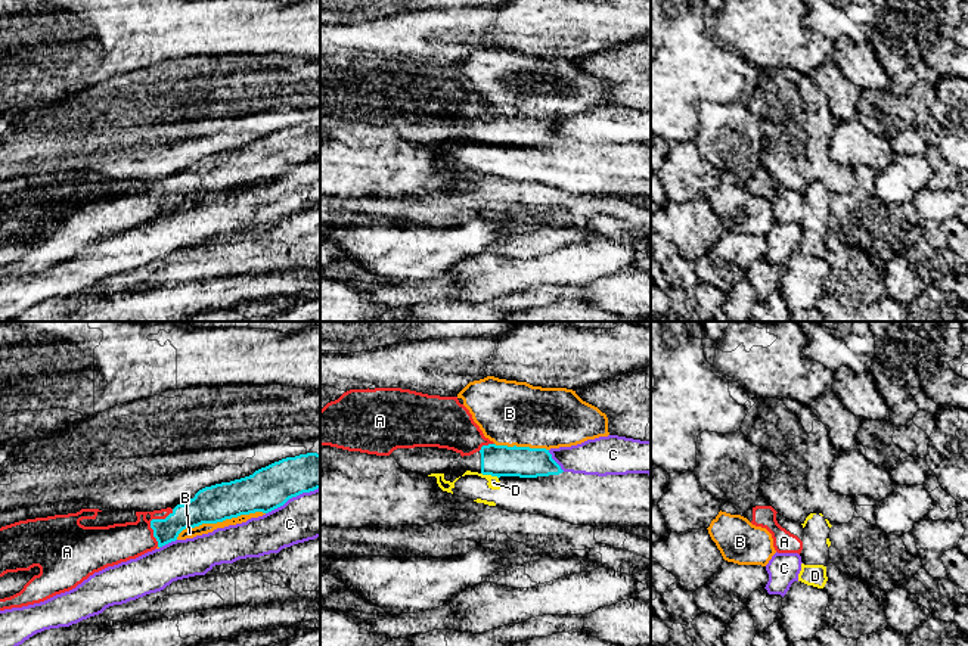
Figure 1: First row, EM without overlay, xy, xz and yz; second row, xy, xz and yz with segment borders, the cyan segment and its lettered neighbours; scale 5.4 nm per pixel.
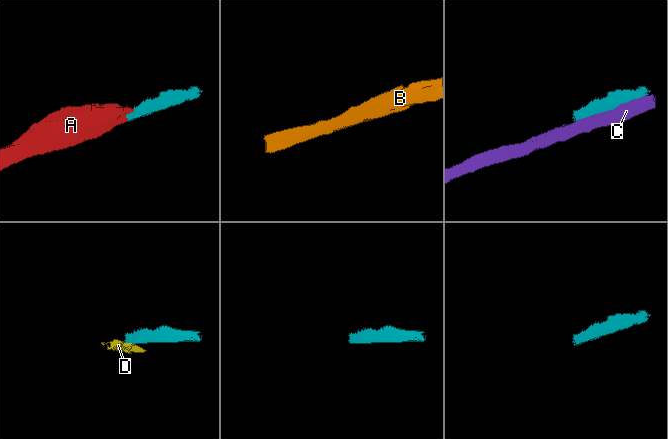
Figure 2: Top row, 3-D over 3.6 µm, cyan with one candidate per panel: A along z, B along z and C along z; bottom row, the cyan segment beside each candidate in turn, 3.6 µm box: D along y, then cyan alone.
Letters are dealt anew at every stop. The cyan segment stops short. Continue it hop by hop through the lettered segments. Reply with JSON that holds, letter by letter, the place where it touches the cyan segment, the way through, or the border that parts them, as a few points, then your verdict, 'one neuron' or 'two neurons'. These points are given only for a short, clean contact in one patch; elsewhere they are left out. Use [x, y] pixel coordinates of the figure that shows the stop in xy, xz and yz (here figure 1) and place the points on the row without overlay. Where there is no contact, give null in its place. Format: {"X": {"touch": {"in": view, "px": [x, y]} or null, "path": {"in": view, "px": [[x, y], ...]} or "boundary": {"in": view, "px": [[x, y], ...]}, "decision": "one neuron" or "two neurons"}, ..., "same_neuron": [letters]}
{"A": {"touch": {"in": "xy", "px": [151, 192]}, "path": {"in": "xy", "px": [[195, 182], [170, 192], [151, 192], [135, 208], [112, 214]]}, "decision": "one neuron"}, "B": {"touch": {"in": "xy", "px": [219, 190]}, "decision": "two neurons"}, "C": {"touch": {"in": "xy", "px": [292, 165]}, "decision": "two neurons"}, "D": {"touch": {"in": "xz", "px": [490, 143]}, "boundary": {"in": "xz", "px": [[481, 142], [498, 148]]}, "decision": "two neurons"}, "same_neuron": ["A"]}

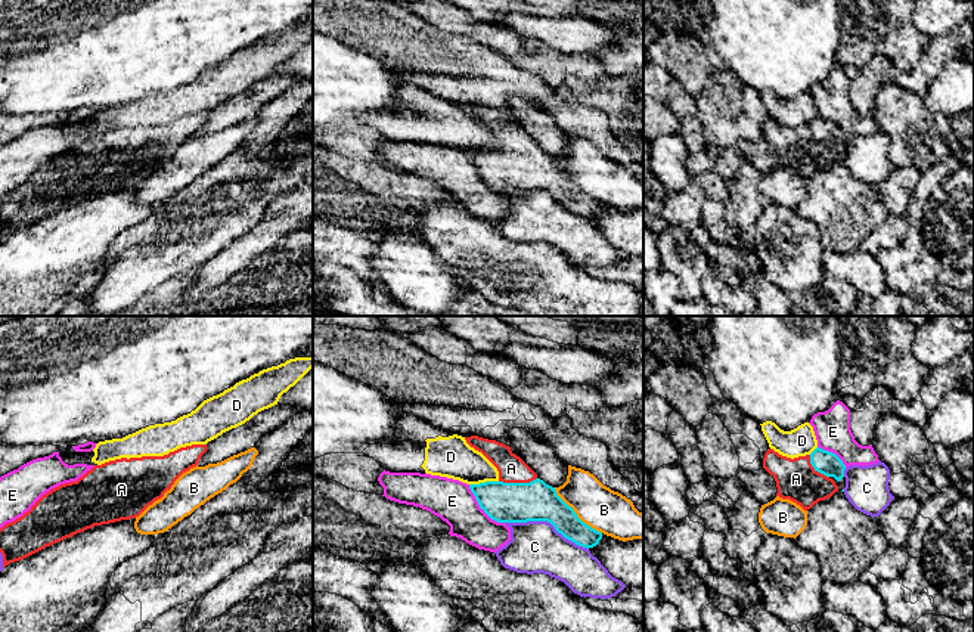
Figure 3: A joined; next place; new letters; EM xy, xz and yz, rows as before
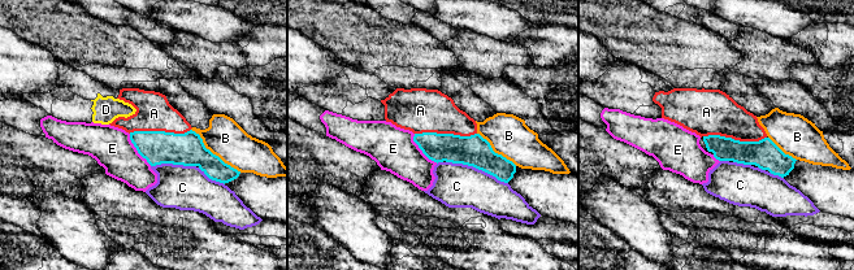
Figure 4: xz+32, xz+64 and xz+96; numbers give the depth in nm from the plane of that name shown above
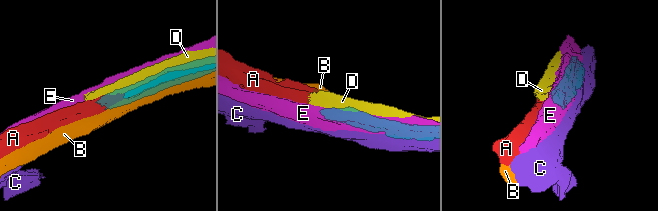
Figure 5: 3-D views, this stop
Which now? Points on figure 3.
{"A": {"touch": {"in": "xz", "px": [517, 152]}, "decision": "one neuron"}, "B": {"touch": {"in": "xz", "px": [576, 183]}, "decision": "two neurons"}, "C": {"touch": {"in": "xz", "px": [546, 189]}, "decision": "two neurons"}, "D": {"touch": {"in": "xz", "px": [483, 152]}, "decision": "two neurons"}, "E": {"touch": {"in": "xz", "px": [481, 177]}, "decision": "two neurons"}, "same_neuron": ["A"]}

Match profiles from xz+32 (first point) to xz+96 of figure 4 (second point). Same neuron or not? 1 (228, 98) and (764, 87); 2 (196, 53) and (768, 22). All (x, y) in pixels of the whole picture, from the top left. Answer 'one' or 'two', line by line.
1: one
2: two

